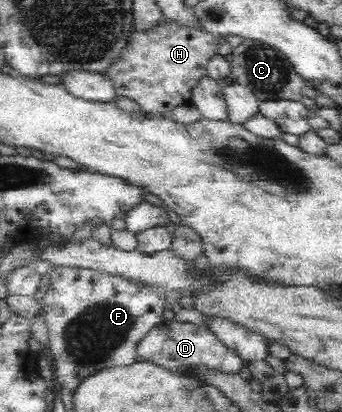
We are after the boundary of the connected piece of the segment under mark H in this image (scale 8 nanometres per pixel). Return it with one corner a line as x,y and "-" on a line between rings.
163,16
147,30
136,29
136,32
130,35
130,41
120,53
120,57
112,61
102,74
111,81
116,96
136,101
143,112
163,115
181,104
190,102
192,89
207,76
208,63
219,55
220,43
221,37
208,33
199,25
184,25

